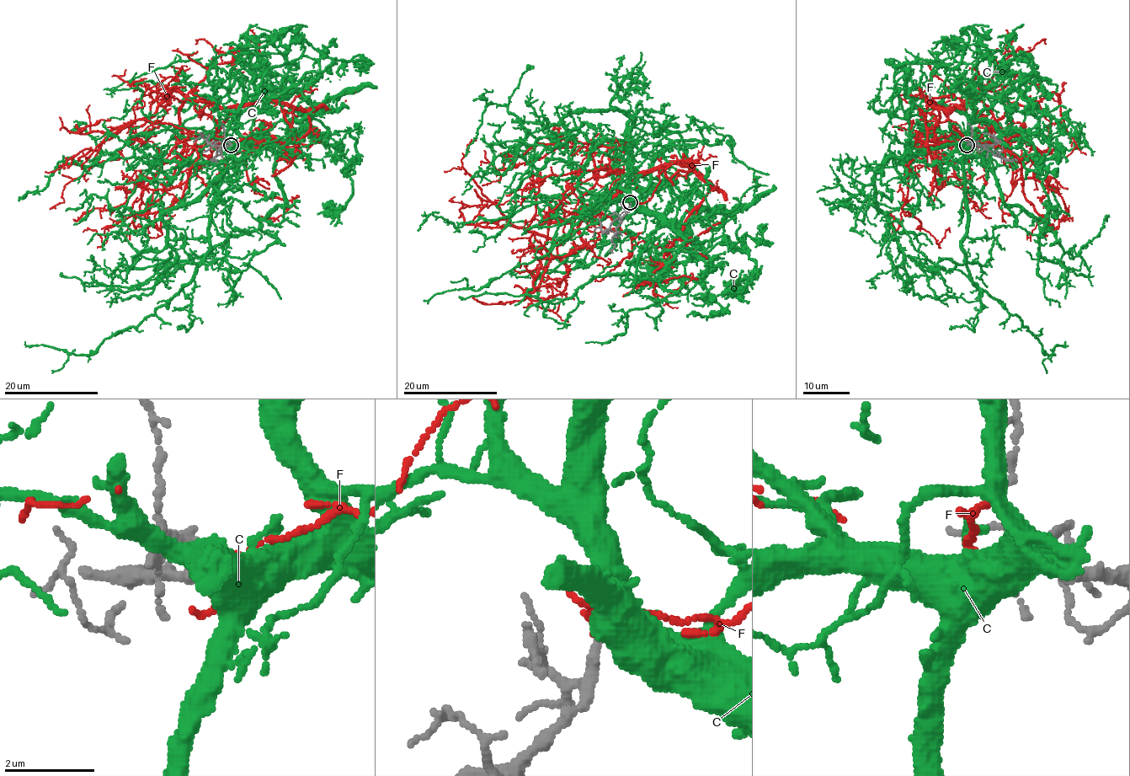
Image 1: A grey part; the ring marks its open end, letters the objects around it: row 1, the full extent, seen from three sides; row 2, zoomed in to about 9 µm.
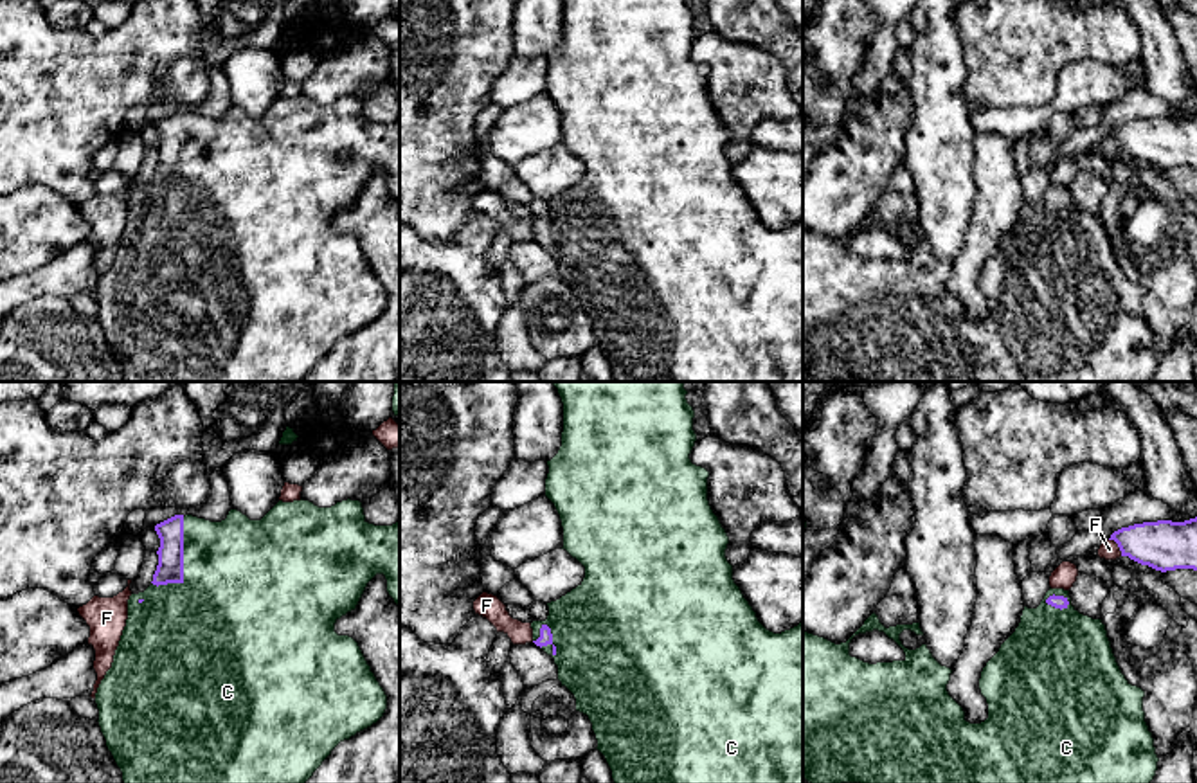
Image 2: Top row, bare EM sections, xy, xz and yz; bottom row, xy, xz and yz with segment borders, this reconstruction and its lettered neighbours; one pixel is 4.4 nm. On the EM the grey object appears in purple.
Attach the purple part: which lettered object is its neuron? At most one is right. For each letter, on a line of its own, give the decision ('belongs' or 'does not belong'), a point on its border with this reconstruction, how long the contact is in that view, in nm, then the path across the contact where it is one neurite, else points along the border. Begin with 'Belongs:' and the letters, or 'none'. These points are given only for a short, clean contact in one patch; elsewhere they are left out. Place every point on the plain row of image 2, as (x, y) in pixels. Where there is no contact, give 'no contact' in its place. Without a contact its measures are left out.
Belongs: C
C: belongs; contact xy (182, 159); length 340 nm; way xy (170, 166), (182, 159), (236, 170)
F: does not belong; contact yz (1118, 143); length 100 nm

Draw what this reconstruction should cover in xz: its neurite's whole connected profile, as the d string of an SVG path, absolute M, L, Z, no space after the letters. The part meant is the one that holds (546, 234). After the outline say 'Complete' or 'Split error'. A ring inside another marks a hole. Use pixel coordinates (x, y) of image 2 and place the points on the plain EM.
M563 0L563 29L558 50L547 58L545 94L554 101L563 144L585 164L583 178L547 200L545 218L533 218L533 239L554 256L558 277L576 295L576 308L589 313L616 382L803 382L803 220L774 230L756 214L733 176L725 155L729 133L707 97L709 68L691 59L695 7L689 0Z. Split error

